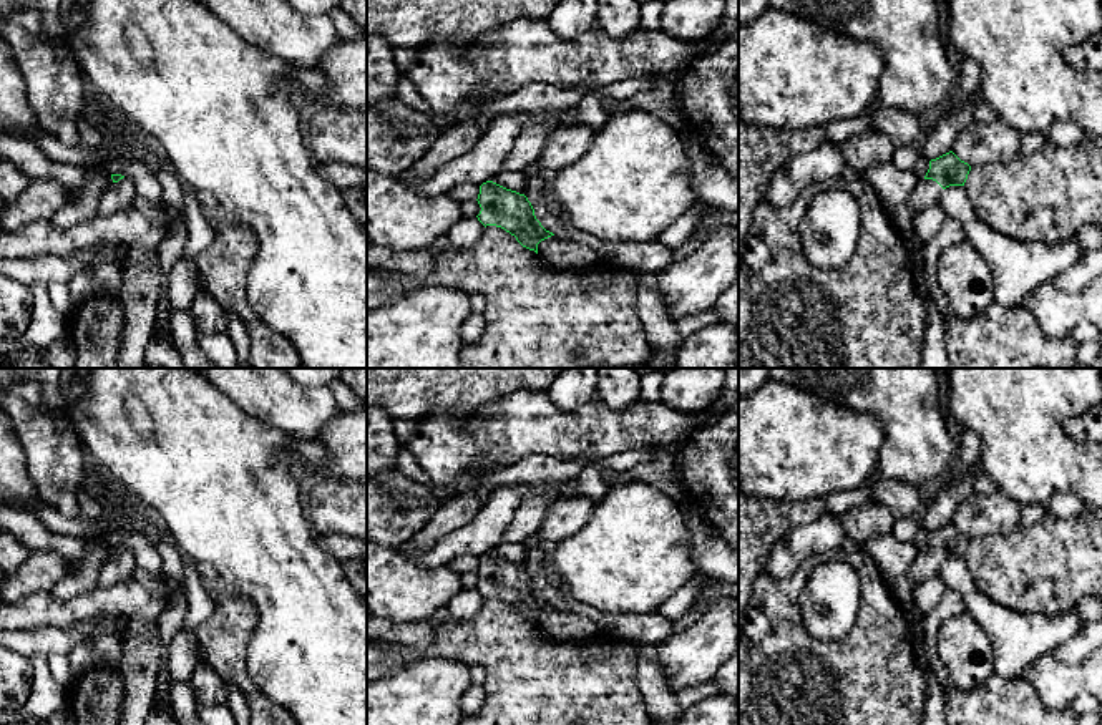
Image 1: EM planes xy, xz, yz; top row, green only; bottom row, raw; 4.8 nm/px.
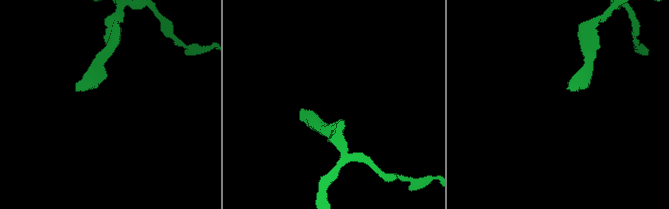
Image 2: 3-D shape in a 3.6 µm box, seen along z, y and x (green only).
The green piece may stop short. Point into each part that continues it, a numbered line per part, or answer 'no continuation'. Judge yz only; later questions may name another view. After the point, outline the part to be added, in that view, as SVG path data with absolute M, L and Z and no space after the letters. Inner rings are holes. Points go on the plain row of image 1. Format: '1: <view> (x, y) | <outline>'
1: yz (928, 563) | M919 551L916 562L909 569L909 577L914 584L936 577L943 566L943 559L933 551Z

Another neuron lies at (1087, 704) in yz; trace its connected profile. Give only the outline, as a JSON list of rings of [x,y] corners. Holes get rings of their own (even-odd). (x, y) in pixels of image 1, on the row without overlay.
[[[1082,695],[1070,703],[1070,708],[1079,717],[1097,712],[1099,705],[1100,703],[1094,695]]]

